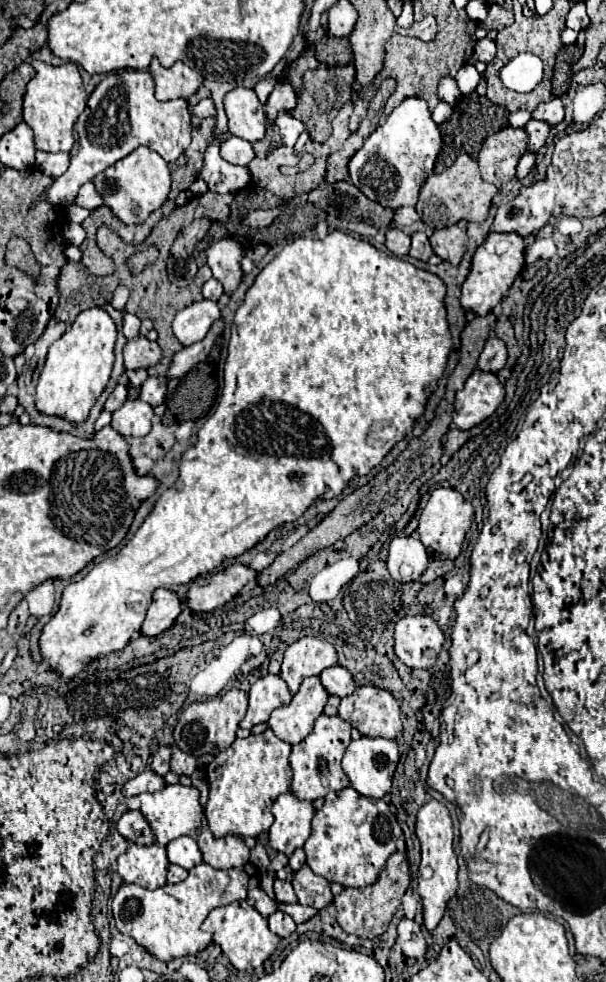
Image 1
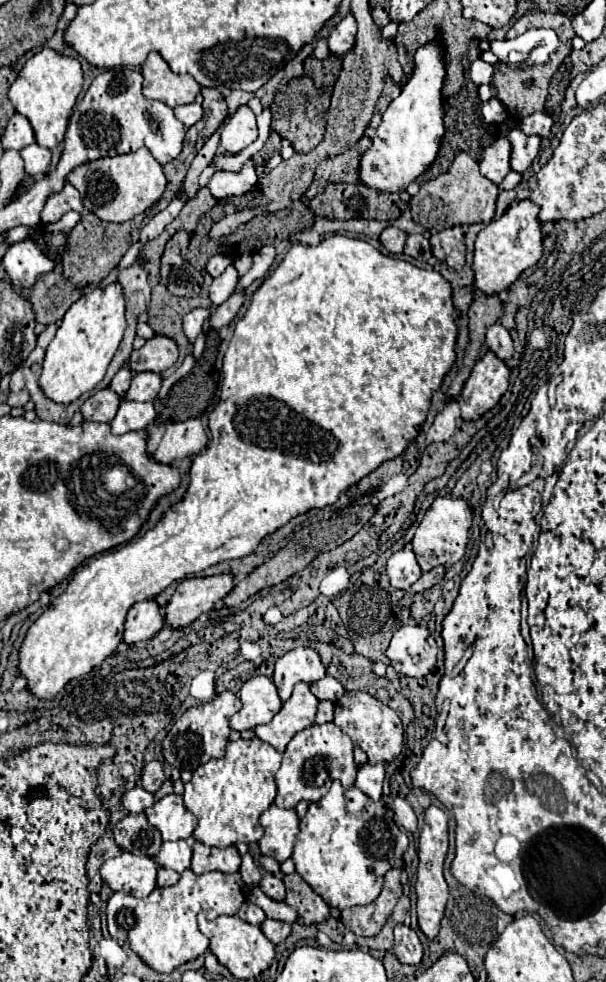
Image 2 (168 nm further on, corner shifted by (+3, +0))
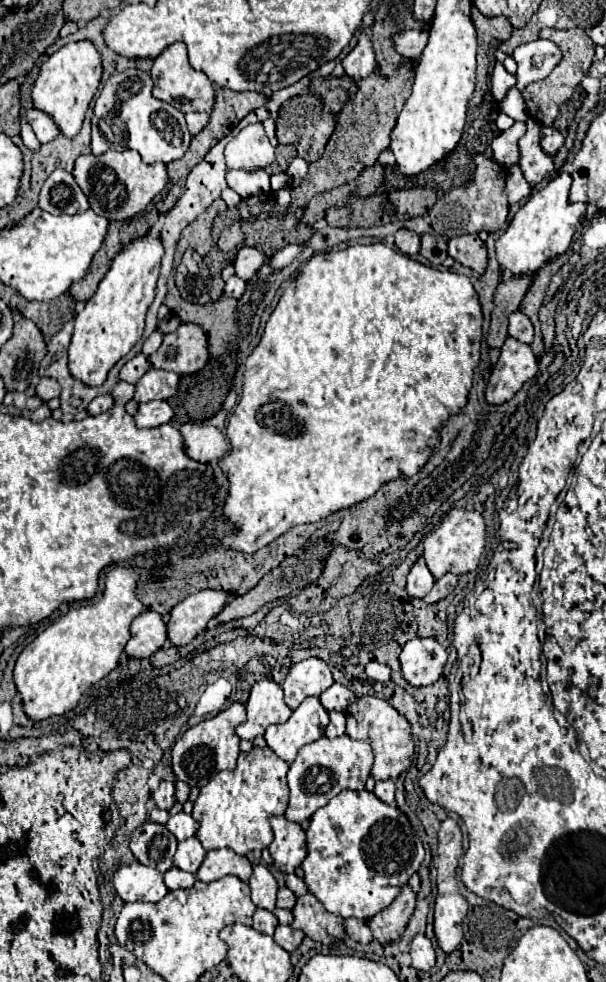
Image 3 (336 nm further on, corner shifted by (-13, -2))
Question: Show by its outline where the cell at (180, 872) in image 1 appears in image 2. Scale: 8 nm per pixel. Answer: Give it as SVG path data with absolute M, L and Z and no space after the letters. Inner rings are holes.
M160 867L158 871L158 887L170 887L174 883L178 883L180 879L180 873L172 871L172 869L166 869L166 867Z

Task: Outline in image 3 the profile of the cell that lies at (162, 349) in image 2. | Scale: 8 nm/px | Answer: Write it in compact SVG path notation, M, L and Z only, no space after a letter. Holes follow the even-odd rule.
M184 323L174 333L164 335L160 349L150 357L152 367L172 371L176 375L192 375L208 363L208 333L196 323Z

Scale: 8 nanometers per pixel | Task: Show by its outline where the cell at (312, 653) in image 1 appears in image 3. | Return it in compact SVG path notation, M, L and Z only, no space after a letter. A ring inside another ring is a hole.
M318 657L304 659L296 665L292 665L288 677L282 683L284 689L284 701L290 709L296 709L306 697L320 695L334 683L332 673L324 661Z

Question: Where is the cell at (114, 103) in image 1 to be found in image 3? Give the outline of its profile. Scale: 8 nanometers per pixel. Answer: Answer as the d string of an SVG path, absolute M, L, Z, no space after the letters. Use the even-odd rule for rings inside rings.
M126 69L112 75L94 103L92 117L92 153L102 155L108 149L126 151L134 149L140 153L144 163L170 163L180 159L188 145L190 133L184 121L184 113L172 105L152 97L152 79L140 69Z

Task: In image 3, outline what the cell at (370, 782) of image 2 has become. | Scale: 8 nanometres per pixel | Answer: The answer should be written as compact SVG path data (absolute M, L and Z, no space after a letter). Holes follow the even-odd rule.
M378 781L374 787L374 795L384 803L394 805L394 781Z

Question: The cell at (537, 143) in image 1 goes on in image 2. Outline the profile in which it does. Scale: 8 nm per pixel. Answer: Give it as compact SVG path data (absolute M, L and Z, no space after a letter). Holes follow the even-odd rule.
M512 129L508 133L508 139L512 143L512 155L510 155L510 167L518 173L524 173L532 161L536 159L540 151L540 137L538 135L526 135L520 129Z

